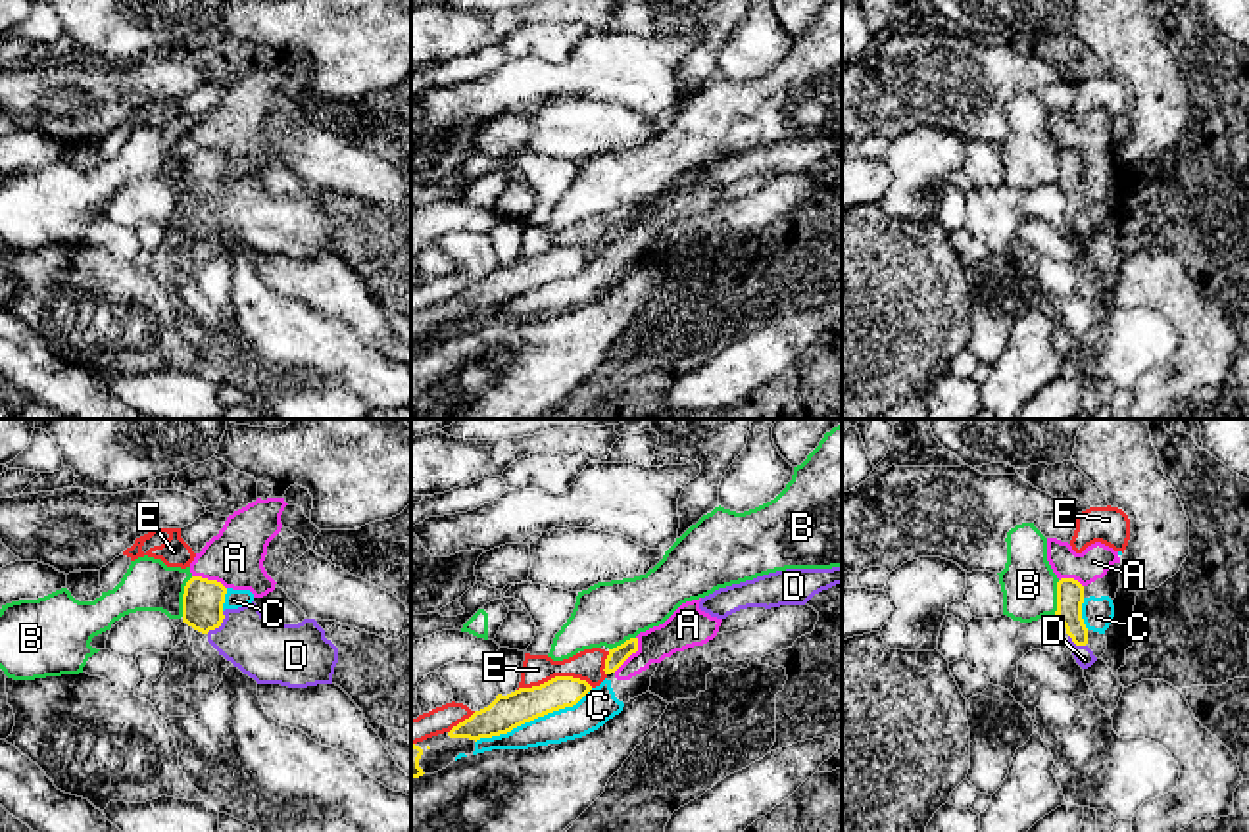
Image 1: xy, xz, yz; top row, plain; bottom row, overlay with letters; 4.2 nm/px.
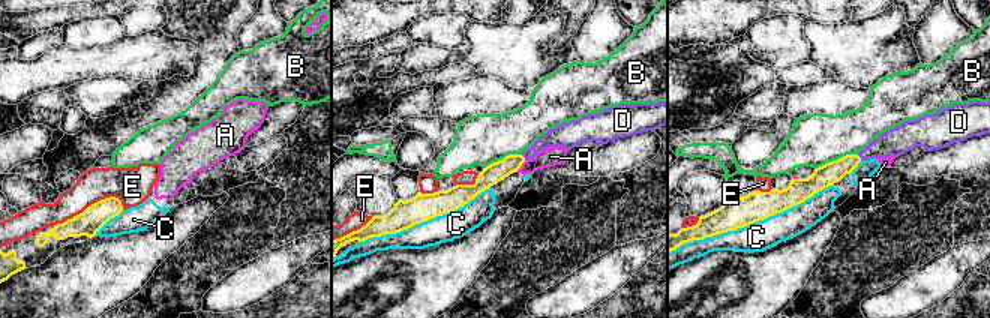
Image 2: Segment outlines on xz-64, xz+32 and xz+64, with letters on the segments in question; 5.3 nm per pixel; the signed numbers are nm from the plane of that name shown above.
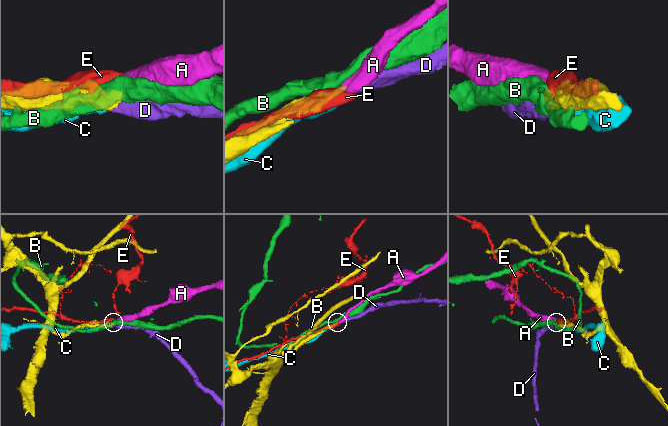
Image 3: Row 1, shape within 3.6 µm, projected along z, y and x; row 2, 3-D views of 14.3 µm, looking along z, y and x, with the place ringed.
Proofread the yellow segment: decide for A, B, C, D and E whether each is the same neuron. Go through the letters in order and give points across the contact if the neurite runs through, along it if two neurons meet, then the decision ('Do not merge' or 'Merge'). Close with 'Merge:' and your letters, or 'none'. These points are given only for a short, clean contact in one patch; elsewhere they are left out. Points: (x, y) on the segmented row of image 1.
A: Boundary: xz (636, 636), (636, 650), (613, 671). Do not merge
B: Do not merge
C: Do not merge
D: Path across: xy (202, 602), (202, 608), (220, 625), (271, 654). Merge
E: Do not merge
Merge: D

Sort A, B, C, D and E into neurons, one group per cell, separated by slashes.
A C / B / D / E

